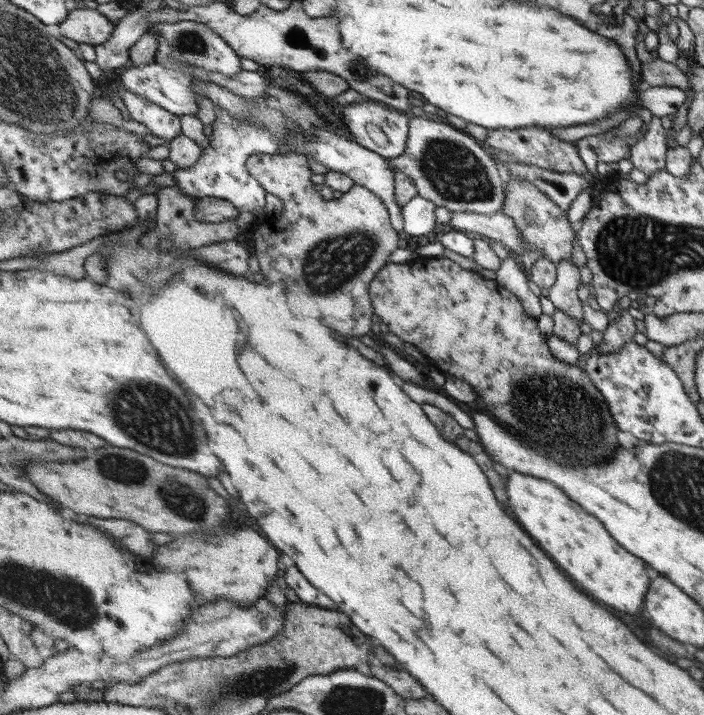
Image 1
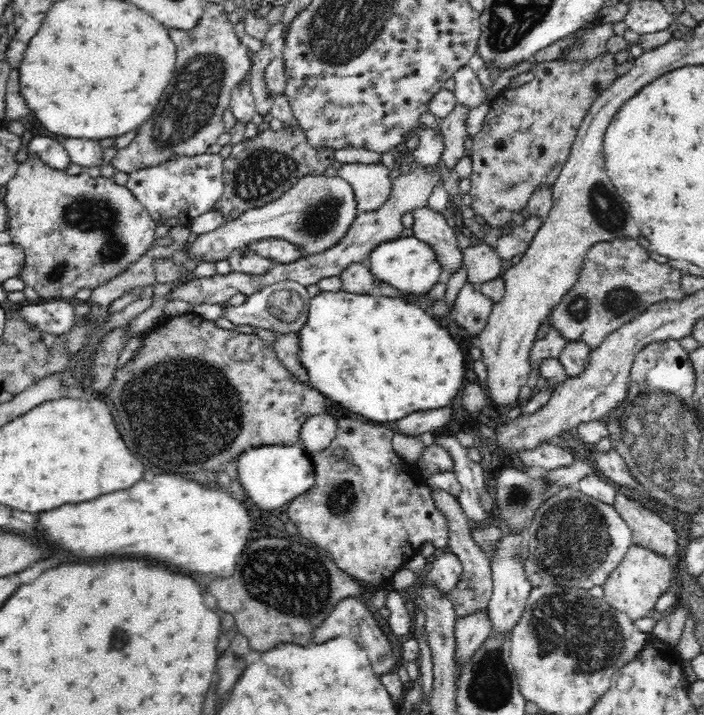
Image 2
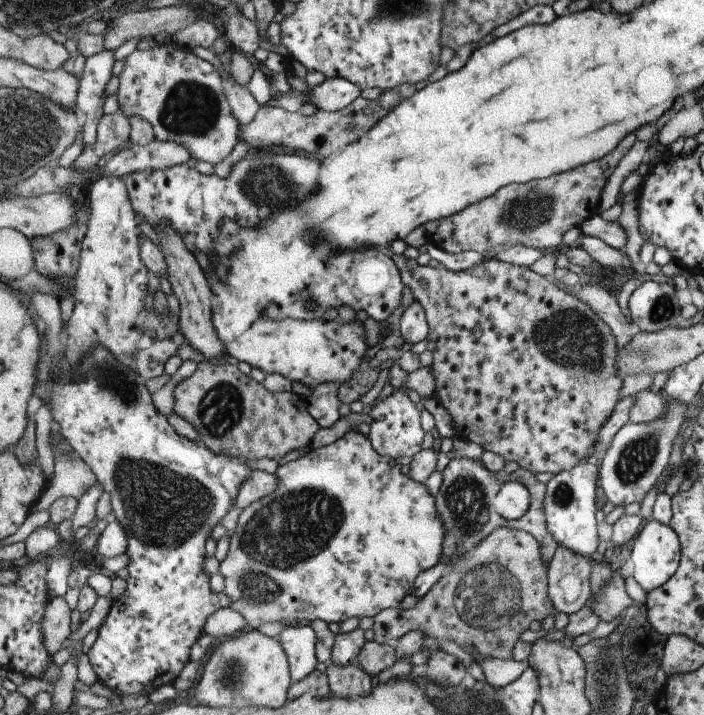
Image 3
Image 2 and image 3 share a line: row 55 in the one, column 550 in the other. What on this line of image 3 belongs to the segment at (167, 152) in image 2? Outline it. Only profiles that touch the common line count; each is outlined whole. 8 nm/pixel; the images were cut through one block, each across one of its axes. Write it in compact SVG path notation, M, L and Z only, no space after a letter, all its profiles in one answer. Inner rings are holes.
M629 132L607 156L595 162L583 164L581 168L573 168L557 176L549 176L545 180L505 186L501 188L501 192L495 192L491 198L469 206L465 212L459 212L457 216L447 216L423 224L425 234L431 244L447 250L449 254L487 254L489 250L501 254L517 246L527 246L543 252L553 250L571 226L583 224L585 220L601 214L601 192L607 184L607 178L635 142L635 132Z

